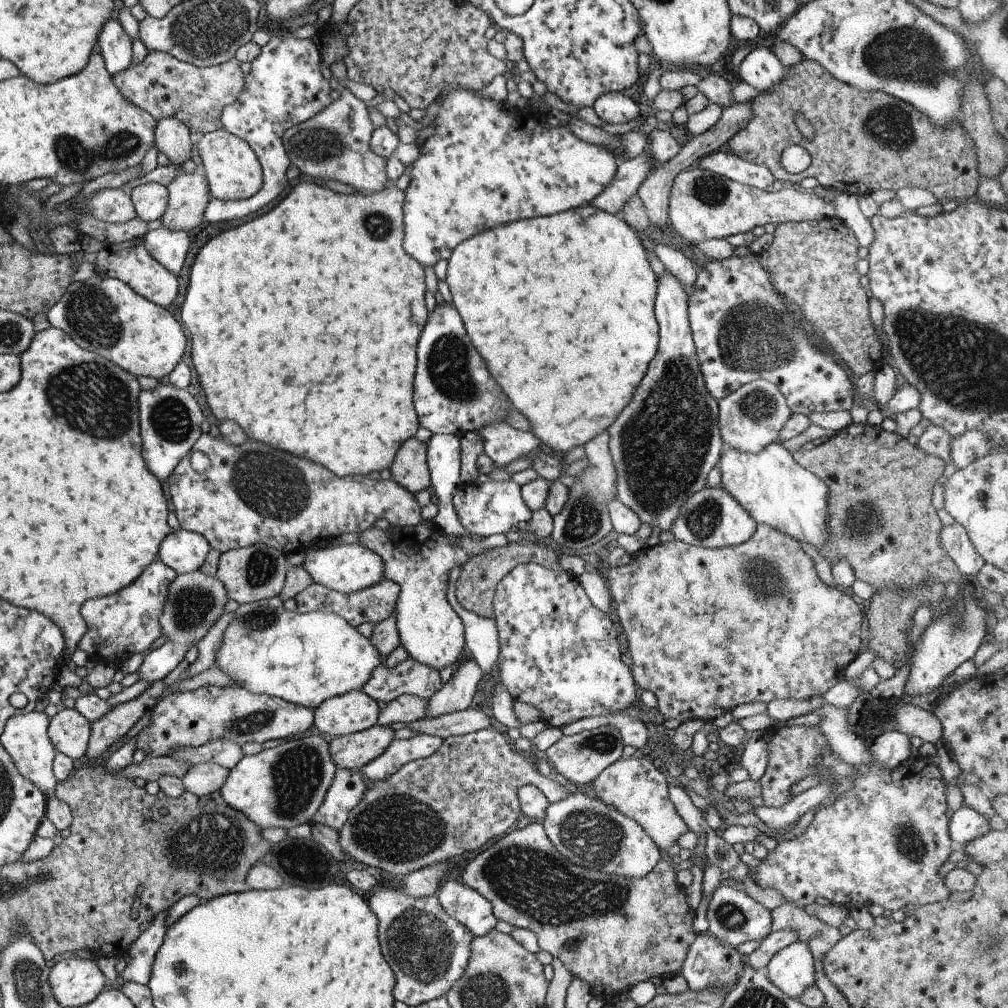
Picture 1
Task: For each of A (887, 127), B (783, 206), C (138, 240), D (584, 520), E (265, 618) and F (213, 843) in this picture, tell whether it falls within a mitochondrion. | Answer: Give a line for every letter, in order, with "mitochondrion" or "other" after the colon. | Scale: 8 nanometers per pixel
A: mitochondrion
B: other
C: other
D: mitochondrion
E: mitochondrion
F: mitochondrion

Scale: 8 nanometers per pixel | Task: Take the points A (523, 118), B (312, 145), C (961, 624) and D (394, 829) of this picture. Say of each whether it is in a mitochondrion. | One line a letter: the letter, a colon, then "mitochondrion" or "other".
A: other
B: mitochondrion
C: mitochondrion
D: mitochondrion

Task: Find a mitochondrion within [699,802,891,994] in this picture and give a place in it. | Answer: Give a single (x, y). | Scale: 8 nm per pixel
(729, 915)

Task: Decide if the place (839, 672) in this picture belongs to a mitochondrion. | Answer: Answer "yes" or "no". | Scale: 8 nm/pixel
no

